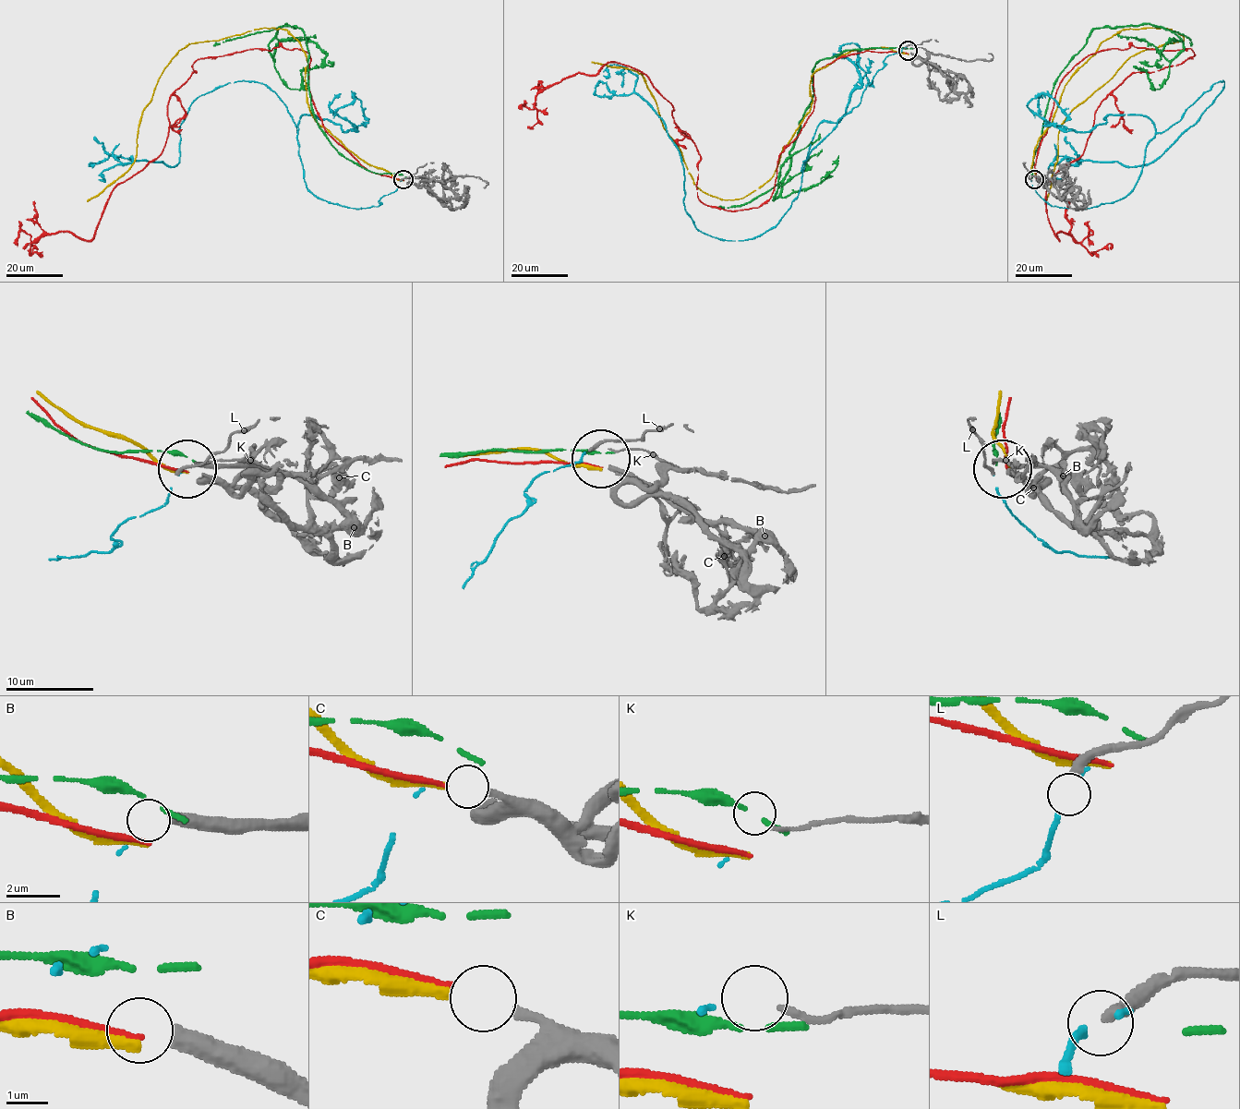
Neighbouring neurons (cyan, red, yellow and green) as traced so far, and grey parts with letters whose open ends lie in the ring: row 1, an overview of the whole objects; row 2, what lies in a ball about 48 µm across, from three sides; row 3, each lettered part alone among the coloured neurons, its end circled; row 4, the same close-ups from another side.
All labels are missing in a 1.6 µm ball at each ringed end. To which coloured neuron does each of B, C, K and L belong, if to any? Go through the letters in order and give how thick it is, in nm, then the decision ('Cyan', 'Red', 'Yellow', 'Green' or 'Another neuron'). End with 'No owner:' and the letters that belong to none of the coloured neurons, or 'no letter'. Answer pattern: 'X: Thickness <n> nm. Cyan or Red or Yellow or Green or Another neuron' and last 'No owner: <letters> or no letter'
B: Thickness 440 nm. Another neuron
C: Thickness 240 nm. Yellow
K: Thickness 140 nm. Another neuron
L: Thickness 360 nm. Another neuron
No owner: B, K, L

